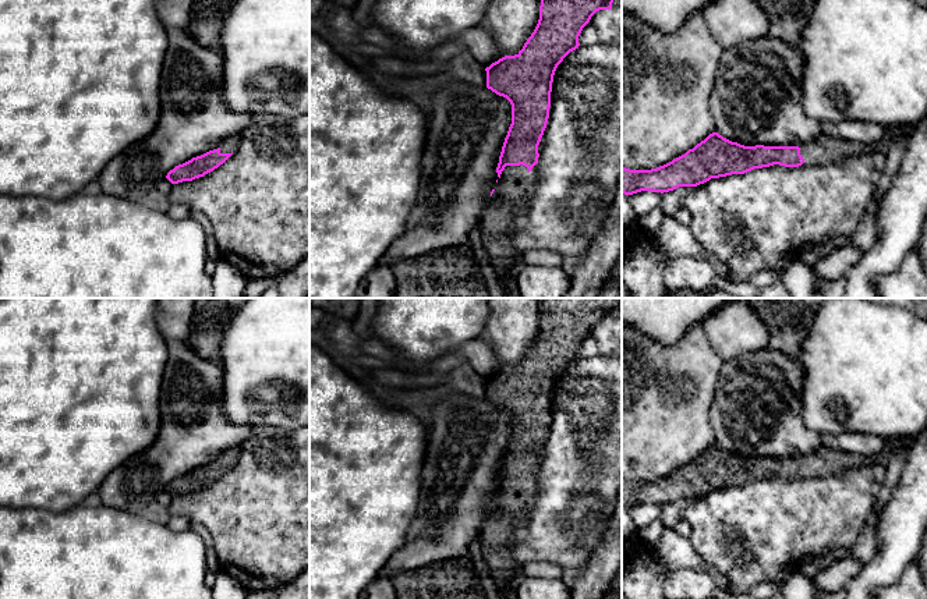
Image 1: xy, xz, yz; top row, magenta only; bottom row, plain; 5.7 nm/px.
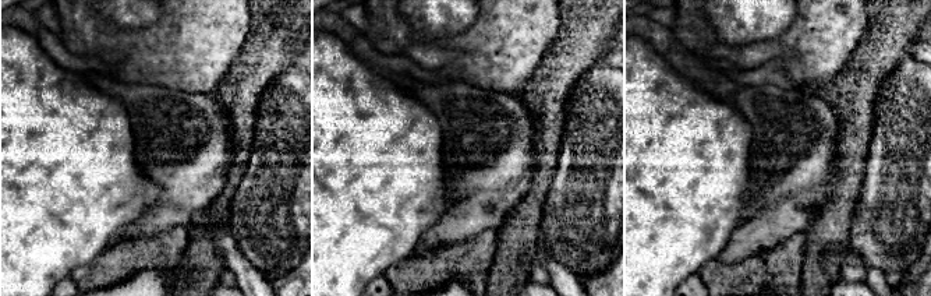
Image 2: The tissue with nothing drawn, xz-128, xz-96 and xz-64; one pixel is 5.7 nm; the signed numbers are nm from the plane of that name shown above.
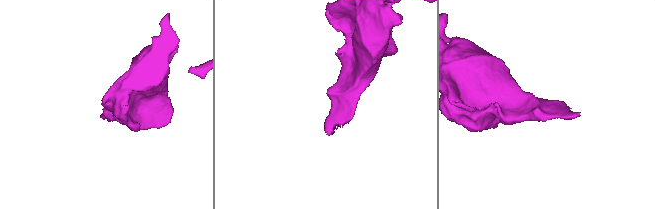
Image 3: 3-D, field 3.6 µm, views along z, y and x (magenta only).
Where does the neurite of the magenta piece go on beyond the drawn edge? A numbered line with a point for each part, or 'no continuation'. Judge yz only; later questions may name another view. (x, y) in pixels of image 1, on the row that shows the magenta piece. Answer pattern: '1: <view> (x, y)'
1: yz (827, 148)

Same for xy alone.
1: xy (227, 146)

